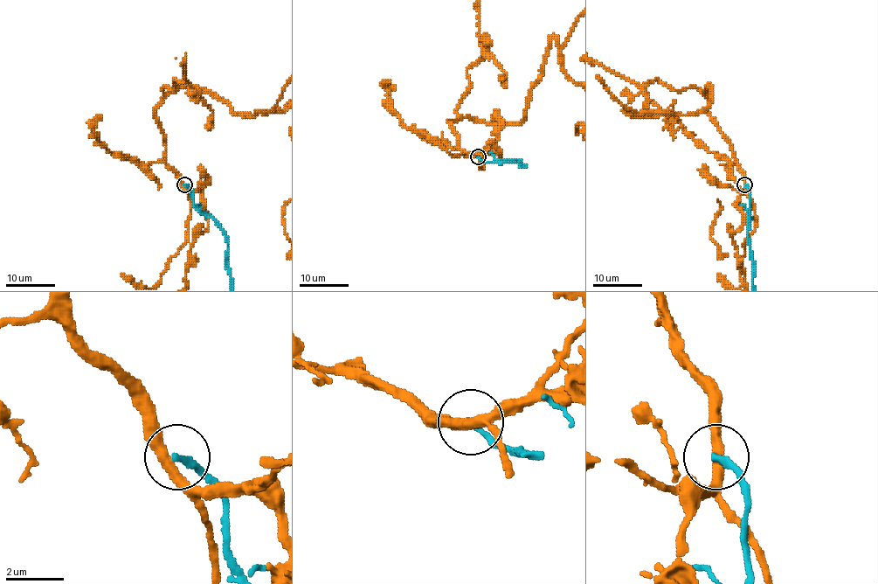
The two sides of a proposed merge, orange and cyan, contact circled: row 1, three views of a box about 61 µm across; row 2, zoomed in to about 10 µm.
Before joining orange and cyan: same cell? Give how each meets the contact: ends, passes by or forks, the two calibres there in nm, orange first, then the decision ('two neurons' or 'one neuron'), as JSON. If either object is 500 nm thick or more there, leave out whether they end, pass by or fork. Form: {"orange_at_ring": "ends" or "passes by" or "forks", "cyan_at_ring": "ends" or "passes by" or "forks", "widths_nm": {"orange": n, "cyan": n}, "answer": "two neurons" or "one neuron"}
{"orange_at_ring": "passes by", "cyan_at_ring": "ends", "widths_nm": {"orange": 360, "cyan": 220}, "answer": "two neurons"}

